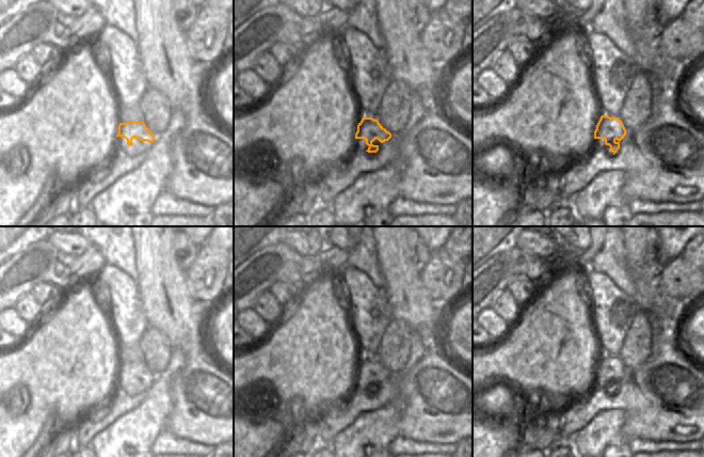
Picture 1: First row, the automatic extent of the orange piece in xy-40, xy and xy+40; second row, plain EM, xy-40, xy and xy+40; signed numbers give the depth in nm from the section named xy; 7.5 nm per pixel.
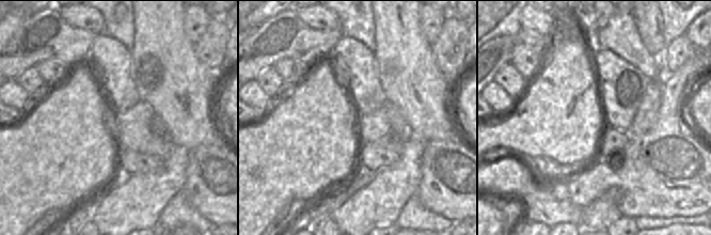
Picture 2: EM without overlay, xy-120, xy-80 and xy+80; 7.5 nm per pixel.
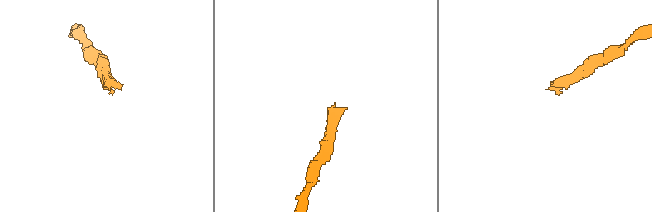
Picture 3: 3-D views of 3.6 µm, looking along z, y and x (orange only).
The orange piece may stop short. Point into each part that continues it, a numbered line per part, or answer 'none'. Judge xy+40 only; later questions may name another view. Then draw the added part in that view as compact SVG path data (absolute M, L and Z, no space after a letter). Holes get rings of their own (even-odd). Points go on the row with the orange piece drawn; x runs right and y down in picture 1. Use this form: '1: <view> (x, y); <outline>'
1: xy+40 (598, 143); M594 139L594 148L604 149L608 156L612 156L613 153L609 151L610 146L605 144L604 139Z

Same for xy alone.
1: xy (361, 144); M355 139L355 149L361 149L363 152L366 152L368 147L369 146L366 144L365 139Z

